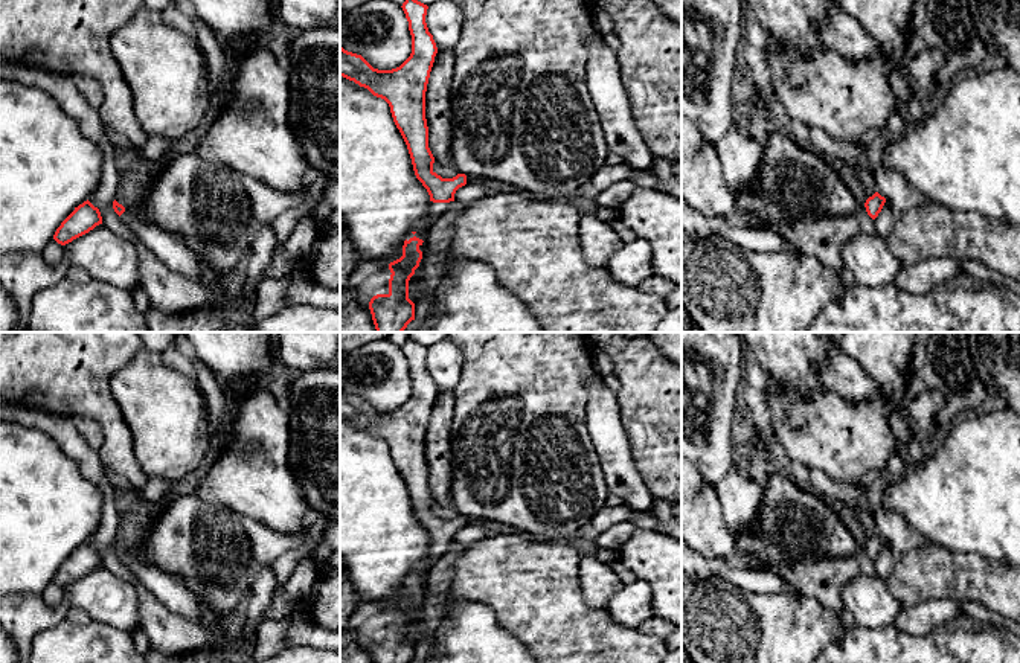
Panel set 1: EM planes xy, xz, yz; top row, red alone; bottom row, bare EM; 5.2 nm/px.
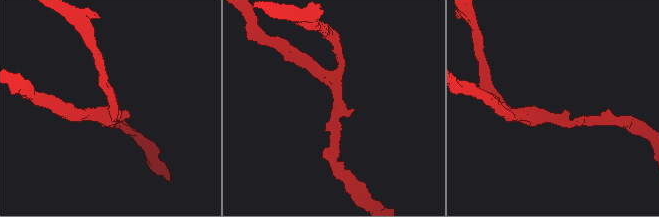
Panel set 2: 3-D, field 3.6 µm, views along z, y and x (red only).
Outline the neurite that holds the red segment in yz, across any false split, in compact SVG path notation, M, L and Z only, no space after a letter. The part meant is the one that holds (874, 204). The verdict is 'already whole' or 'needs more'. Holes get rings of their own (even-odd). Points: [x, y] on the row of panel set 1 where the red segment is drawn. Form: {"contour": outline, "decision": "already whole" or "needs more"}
{"contour": "M875 192L872 197L869 197L864 203L868 215L875 219L878 213L881 212L883 206L886 203L886 198L881 197L878 192Z", "decision": "already whole"}

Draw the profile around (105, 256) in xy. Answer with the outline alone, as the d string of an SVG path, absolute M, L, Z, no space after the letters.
M104 224L63 247L70 264L84 268L91 279L128 291L142 287L134 244L114 235Z

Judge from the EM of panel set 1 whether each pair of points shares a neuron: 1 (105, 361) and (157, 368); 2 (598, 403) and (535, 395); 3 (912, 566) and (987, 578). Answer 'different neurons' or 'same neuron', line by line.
1: different neurons
2: different neurons
3: same neuron

